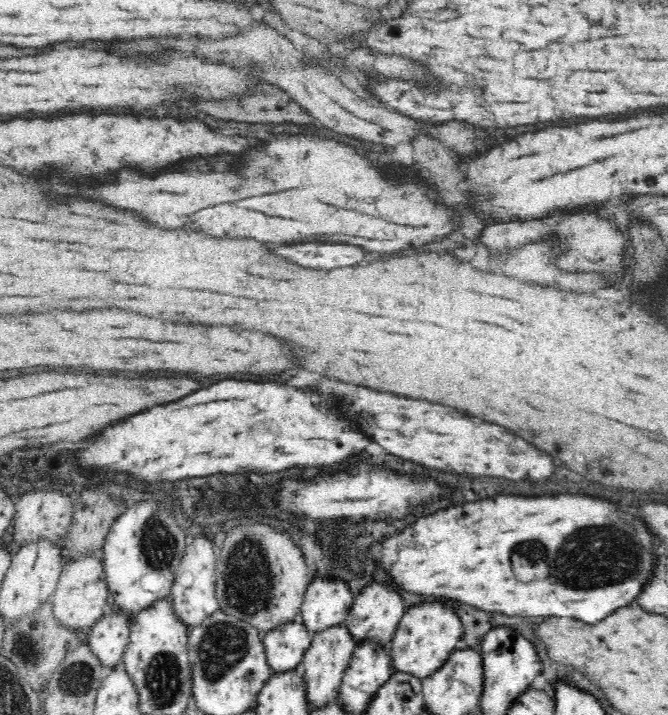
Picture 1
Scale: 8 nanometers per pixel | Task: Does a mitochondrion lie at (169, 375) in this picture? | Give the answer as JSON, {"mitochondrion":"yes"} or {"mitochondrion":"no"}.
{"mitochondrion":"no"}

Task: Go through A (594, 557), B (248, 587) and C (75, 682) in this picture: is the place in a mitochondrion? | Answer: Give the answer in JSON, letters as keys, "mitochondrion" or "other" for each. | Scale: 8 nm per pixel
{"A":"mitochondrion","B":"mitochondrion","C":"mitochondrion"}

